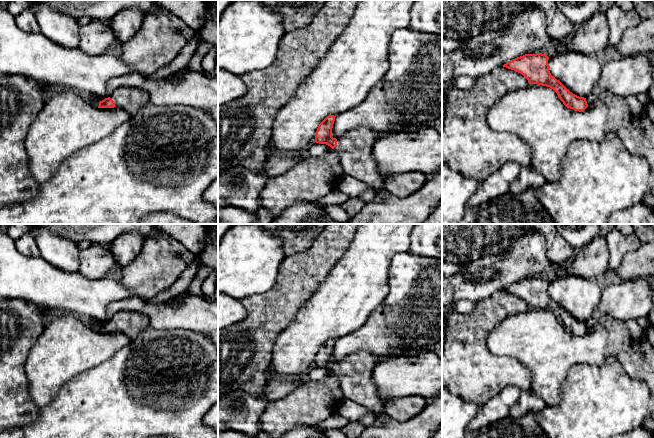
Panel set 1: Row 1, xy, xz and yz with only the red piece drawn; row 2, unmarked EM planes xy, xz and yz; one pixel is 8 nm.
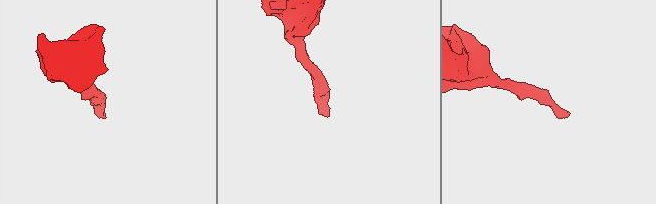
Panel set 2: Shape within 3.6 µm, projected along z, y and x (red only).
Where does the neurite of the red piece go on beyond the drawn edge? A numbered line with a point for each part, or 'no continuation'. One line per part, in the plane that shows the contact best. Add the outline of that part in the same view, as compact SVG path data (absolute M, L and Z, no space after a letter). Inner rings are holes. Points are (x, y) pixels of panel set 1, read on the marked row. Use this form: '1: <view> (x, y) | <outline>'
1: xy (130, 99) | M119 87L110 96L117 108L123 109L130 116L135 115L150 102L147 92L135 87Z

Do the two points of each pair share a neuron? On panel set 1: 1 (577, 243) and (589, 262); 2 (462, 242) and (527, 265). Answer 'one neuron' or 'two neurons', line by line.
1: two neurons
2: two neurons

